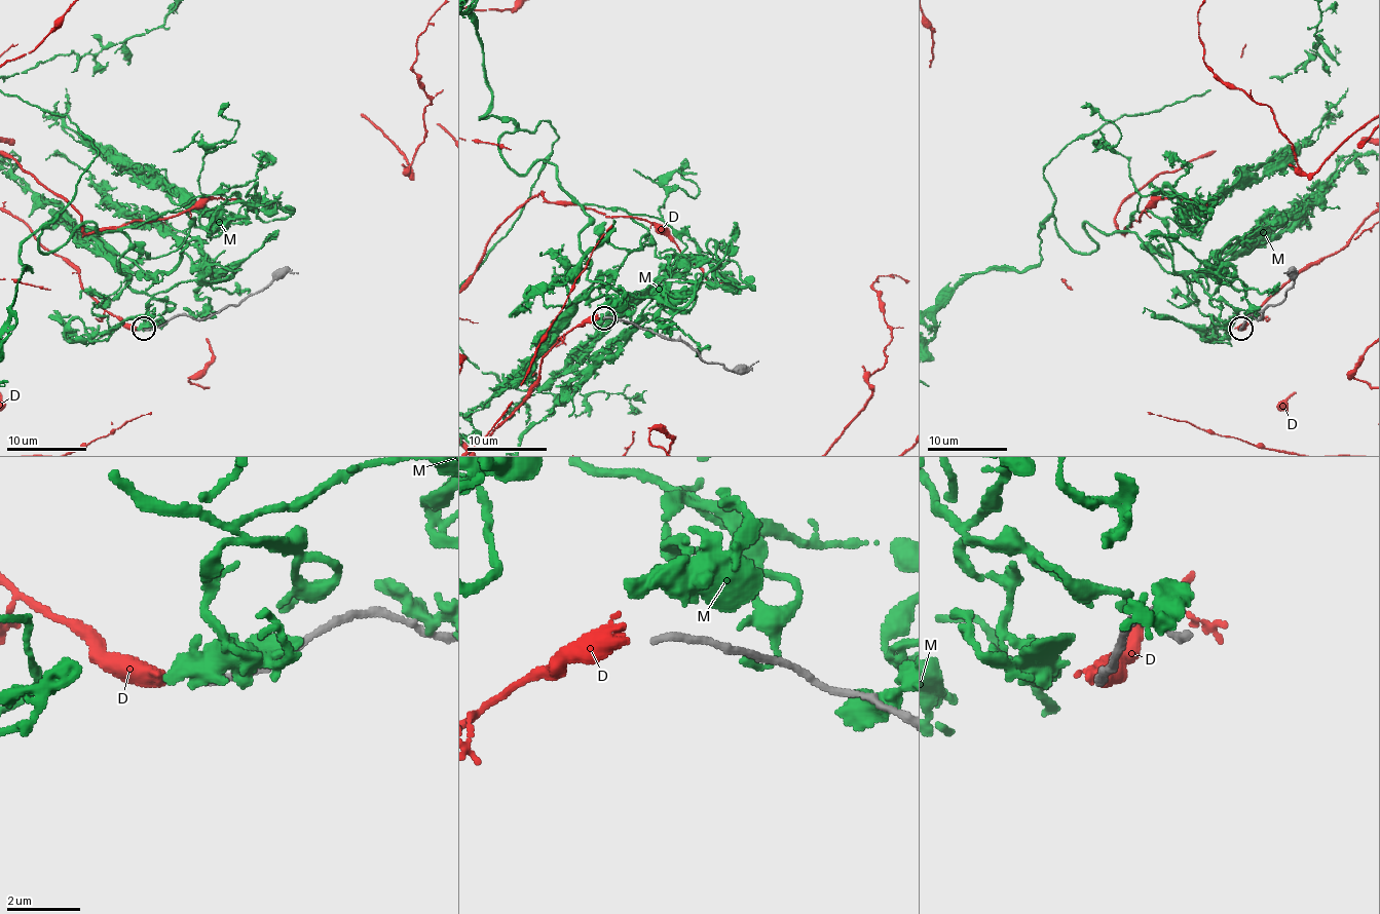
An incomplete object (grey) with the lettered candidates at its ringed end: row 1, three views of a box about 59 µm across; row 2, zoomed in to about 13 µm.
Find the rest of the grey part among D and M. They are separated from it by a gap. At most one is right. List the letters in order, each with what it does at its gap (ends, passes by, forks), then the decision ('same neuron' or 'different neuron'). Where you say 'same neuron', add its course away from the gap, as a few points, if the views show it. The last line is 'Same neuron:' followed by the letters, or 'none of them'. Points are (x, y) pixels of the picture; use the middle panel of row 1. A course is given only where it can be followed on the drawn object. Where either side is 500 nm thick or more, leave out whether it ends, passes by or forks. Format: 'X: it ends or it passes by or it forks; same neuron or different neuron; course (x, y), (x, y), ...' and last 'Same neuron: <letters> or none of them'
D: same neuron
M: it passes by; different neuron
Same neuron: D

